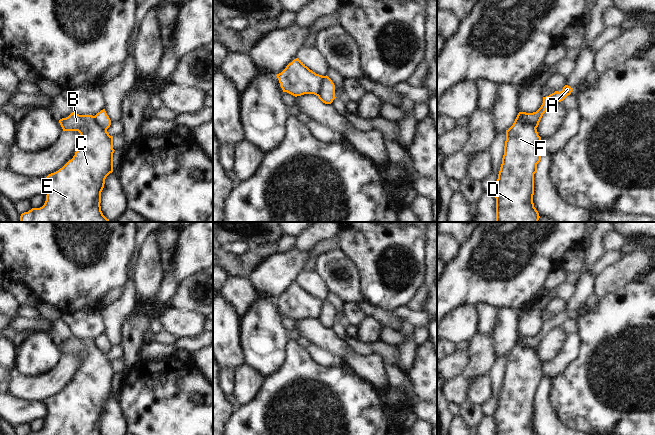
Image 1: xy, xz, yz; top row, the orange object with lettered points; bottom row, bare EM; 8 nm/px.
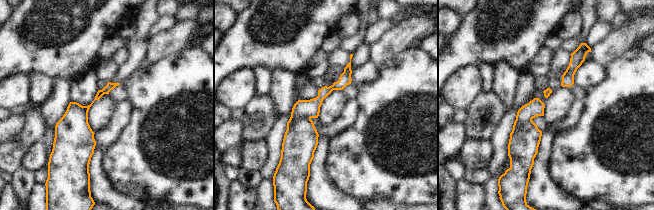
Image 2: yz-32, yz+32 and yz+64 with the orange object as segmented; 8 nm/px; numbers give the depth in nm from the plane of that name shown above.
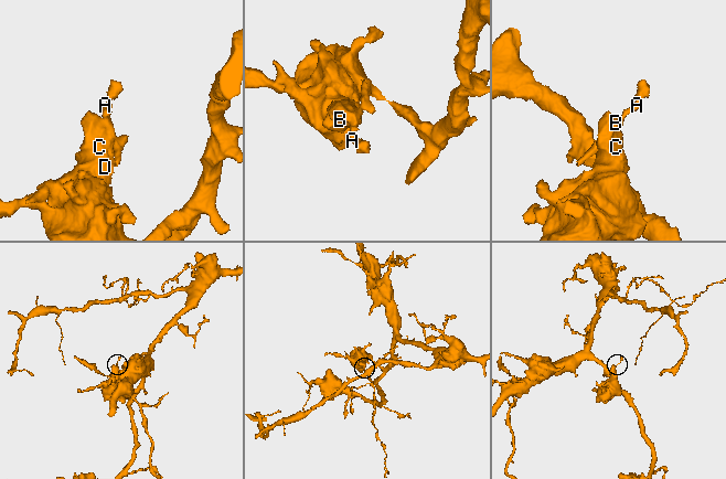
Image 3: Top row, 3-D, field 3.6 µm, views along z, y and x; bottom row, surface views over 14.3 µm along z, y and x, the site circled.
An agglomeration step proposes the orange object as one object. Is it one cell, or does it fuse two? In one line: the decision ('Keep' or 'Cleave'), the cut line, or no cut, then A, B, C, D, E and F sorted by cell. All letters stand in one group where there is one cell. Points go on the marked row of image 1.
Cleave. Split along yz (517, 116), (530, 122), (535, 128). Groups: A / B C D E F

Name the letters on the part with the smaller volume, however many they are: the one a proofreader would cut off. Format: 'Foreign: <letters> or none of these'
Foreign: A

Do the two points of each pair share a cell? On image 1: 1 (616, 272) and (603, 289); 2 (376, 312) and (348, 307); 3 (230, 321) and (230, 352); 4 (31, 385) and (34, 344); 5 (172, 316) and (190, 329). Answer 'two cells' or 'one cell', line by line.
1: one cell
2: two cells
3: one cell
4: two cells
5: one cell

